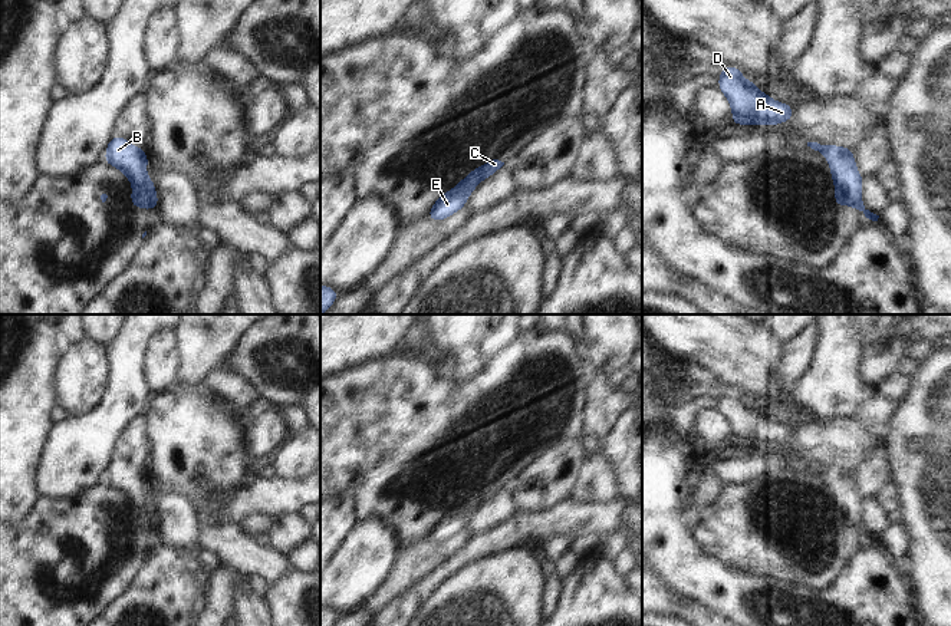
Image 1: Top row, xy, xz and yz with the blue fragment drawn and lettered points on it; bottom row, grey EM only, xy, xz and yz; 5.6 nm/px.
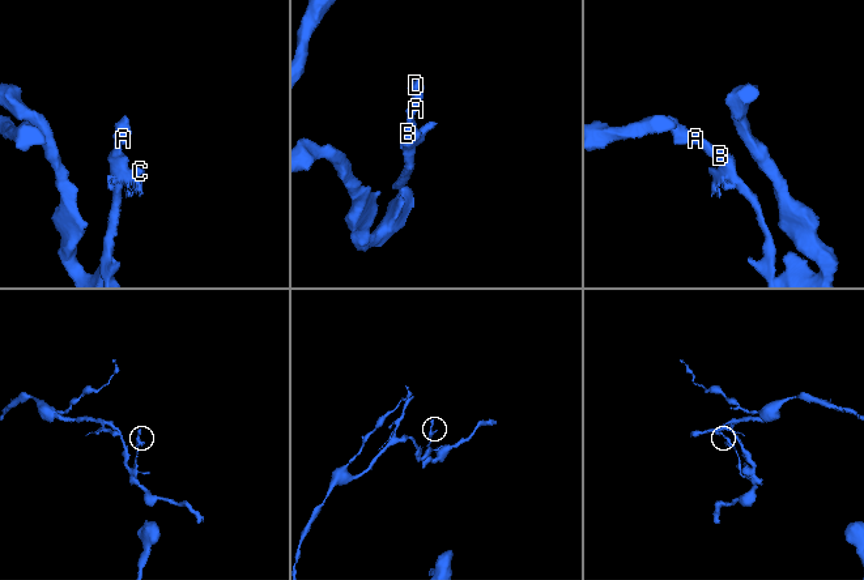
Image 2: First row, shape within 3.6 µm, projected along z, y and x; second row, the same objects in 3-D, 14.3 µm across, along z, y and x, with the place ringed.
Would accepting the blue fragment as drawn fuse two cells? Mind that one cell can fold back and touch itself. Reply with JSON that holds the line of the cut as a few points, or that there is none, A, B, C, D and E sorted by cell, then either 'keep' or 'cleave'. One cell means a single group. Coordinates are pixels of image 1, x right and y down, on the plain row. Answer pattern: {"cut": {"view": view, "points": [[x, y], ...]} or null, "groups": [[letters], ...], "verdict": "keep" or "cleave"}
{"cut": {"view": "yz", "points": [[835, 504], [852, 520], [861, 523]]}, "groups": [["A", "B", "D", "E"], ["C"]], "verdict": "cleave"}

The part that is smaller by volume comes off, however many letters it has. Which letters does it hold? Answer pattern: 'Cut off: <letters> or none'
Cut off: C

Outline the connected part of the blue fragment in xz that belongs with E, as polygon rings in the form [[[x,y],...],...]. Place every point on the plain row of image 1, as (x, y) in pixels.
[[[463,510],[450,511],[434,524],[427,538],[434,543],[442,543],[464,528],[465,518]]]

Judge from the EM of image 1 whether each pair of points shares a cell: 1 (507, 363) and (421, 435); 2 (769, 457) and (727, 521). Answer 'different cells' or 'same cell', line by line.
1: same cell
2: different cells

